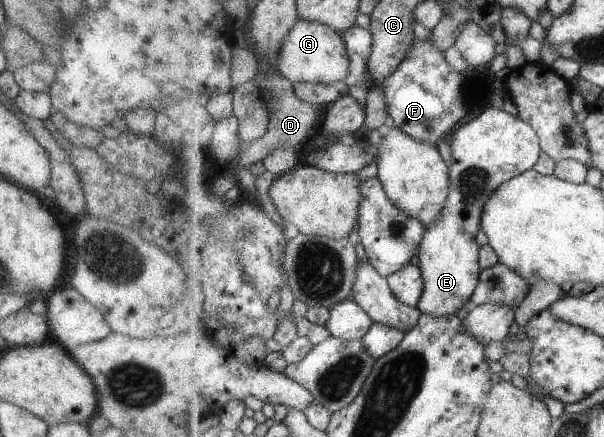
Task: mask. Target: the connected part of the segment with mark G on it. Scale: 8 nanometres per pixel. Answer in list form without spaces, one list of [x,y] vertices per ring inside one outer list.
[[[299,18],[280,51],[276,67],[283,76],[294,83],[333,84],[346,79],[351,70],[351,59],[346,51],[343,33],[320,22]]]

